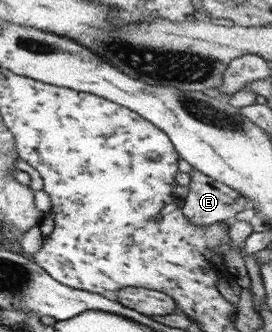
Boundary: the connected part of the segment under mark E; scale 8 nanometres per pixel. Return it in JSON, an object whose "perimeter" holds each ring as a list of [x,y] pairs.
{"perimeter":[[[194,168],[188,175],[187,195],[180,209],[195,228],[209,232],[216,223],[232,221],[237,212],[247,208],[247,200],[238,190]]]}

